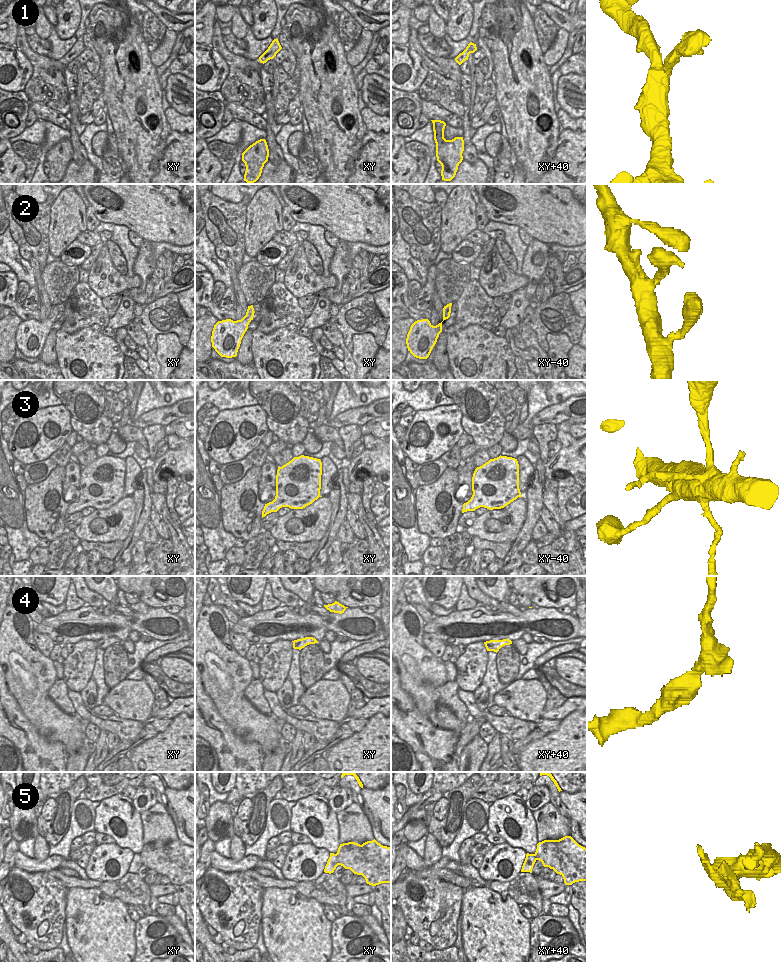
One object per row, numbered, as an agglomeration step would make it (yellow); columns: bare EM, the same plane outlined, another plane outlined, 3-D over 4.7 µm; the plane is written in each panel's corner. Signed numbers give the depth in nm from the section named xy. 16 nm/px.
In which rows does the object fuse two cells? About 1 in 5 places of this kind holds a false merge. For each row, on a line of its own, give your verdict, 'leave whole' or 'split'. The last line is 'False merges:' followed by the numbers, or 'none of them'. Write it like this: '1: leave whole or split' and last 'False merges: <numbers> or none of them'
1: leave whole
2: leave whole
3: leave whole
4: leave whole
5: split
False merges: 5

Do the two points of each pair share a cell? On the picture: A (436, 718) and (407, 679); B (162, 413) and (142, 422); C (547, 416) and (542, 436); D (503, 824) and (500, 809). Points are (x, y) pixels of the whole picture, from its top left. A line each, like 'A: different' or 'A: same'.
A: same
B: same
C: different
D: same

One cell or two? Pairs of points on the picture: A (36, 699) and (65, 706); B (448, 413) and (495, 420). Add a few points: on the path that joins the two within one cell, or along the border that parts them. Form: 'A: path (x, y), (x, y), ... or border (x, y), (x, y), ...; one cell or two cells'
A: border (54, 681), (48, 696), (64, 712), (75, 714); two cells
B: border (462, 415), (461, 426), (464, 432); two cells

